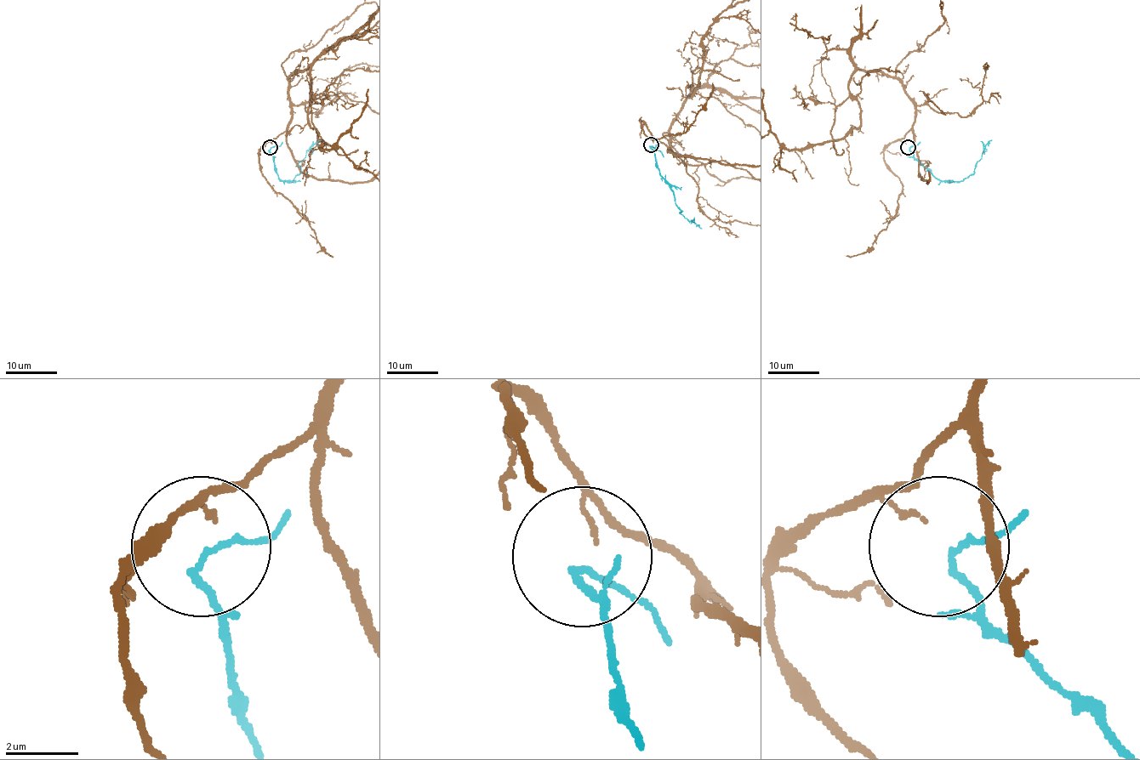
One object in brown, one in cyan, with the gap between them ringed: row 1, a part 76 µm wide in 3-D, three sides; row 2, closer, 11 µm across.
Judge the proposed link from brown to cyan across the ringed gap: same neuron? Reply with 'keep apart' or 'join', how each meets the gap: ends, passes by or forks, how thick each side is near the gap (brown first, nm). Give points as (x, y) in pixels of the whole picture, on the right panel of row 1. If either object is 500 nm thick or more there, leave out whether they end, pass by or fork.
keep apart; brown ends; cyan passes by; calibres 120 and 170 nm

